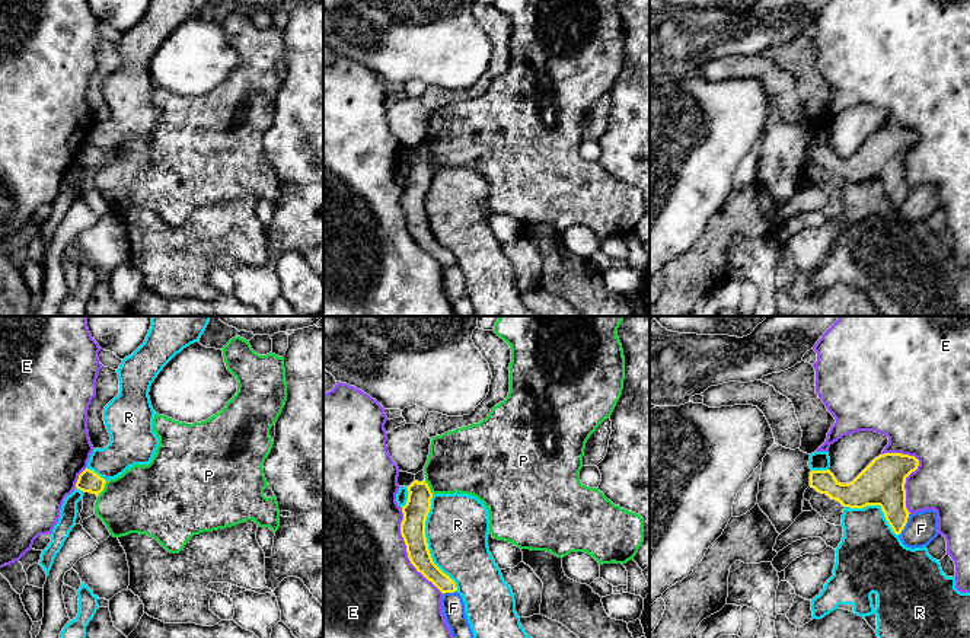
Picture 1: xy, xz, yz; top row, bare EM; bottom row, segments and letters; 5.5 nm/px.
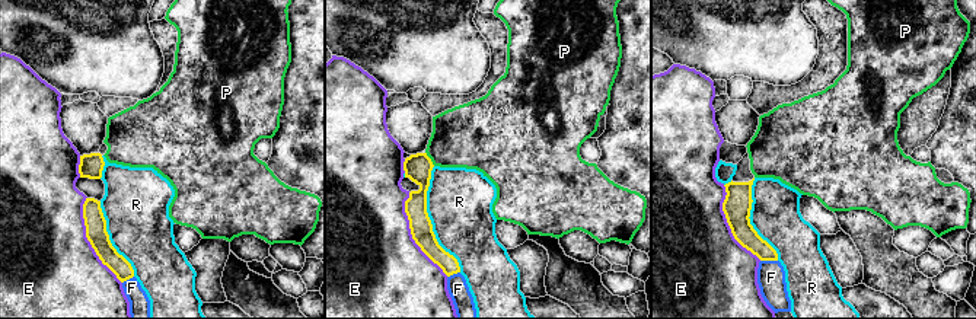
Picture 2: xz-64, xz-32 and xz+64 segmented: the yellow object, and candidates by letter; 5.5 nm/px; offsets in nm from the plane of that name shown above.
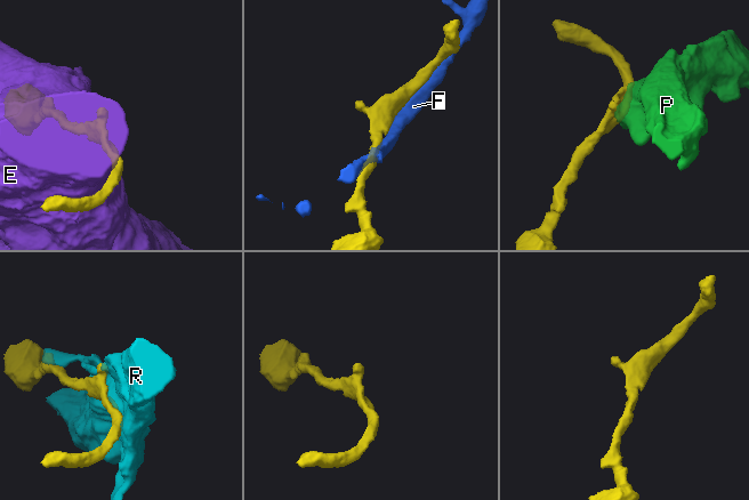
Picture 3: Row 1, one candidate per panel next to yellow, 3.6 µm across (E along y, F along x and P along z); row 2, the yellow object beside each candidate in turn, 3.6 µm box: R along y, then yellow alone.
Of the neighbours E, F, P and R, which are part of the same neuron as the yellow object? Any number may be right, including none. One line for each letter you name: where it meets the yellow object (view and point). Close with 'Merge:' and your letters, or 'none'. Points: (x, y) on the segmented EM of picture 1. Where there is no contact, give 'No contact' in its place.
Merge: none

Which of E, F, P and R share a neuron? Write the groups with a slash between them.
E / F / P / R

